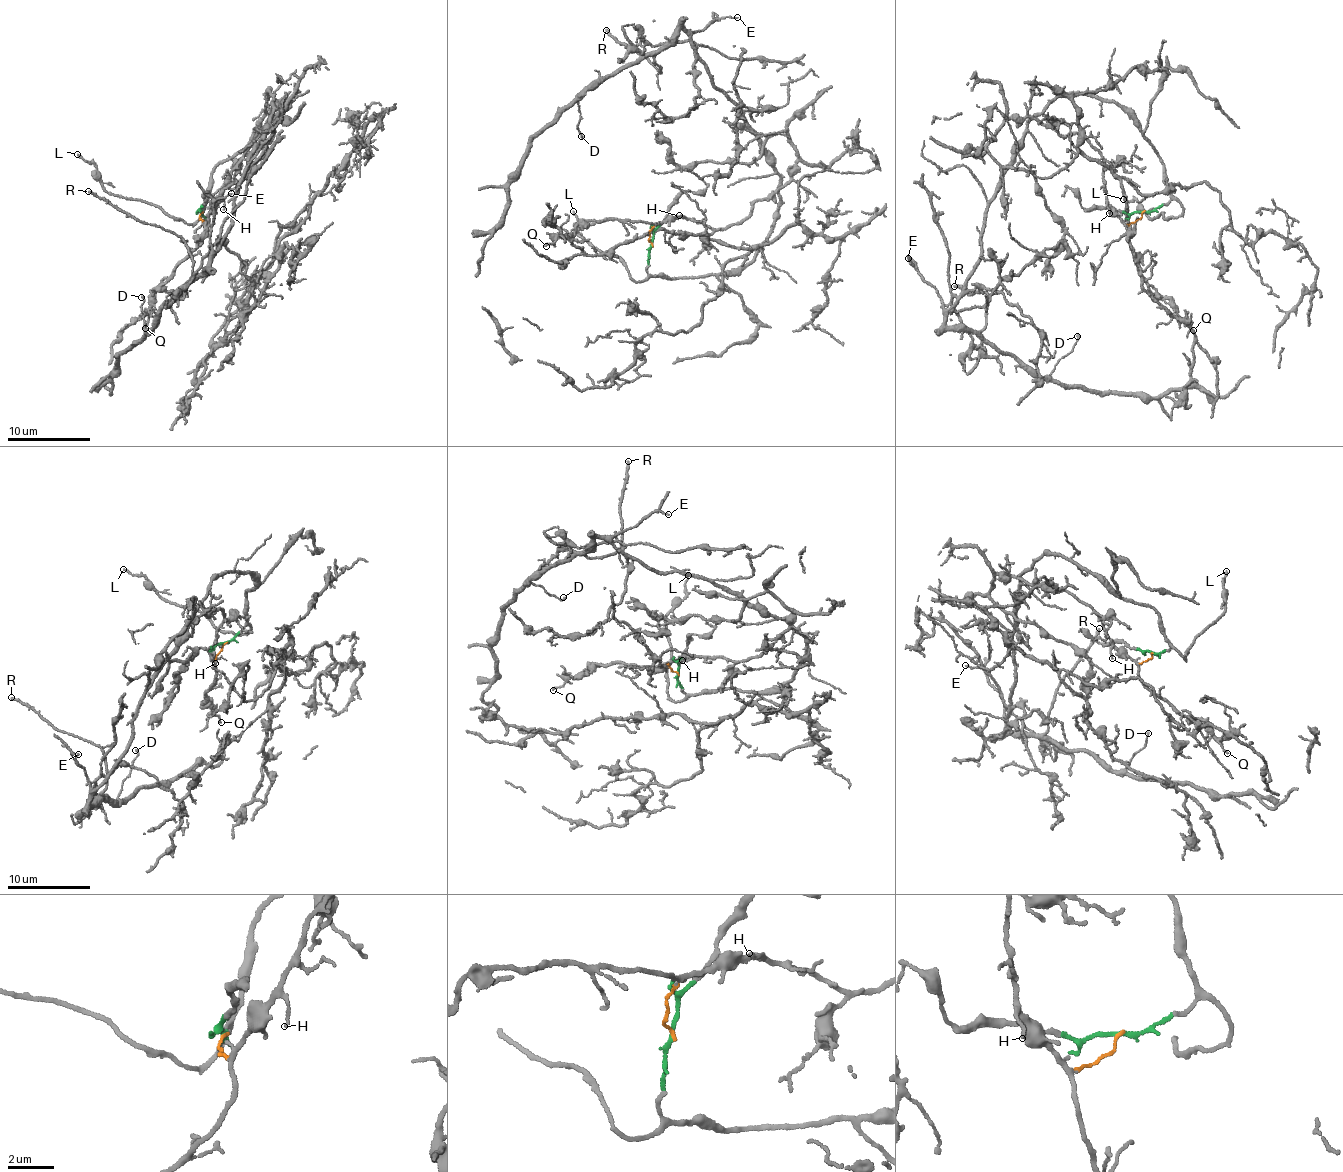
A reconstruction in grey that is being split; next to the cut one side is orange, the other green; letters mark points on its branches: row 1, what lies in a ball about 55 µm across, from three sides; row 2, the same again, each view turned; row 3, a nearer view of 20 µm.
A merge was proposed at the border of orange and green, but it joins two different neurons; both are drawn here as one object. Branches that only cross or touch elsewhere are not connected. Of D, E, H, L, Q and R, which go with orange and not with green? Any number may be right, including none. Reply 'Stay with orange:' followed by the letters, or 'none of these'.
Stay with orange: H, Q

